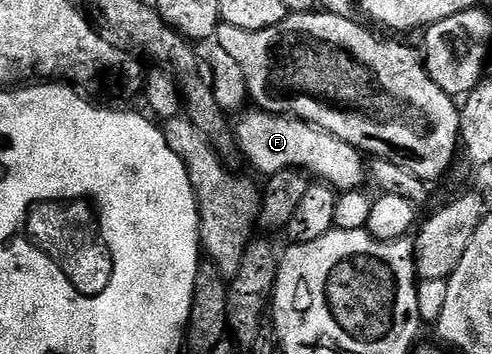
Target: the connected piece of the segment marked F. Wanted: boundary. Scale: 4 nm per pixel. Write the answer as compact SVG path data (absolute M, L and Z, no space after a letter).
M253 107L240 114L241 122L235 125L235 145L259 172L272 175L284 169L299 169L310 178L327 184L338 191L357 191L367 181L367 163L355 147L343 143L335 135L323 131L297 117L283 117L263 113Z

